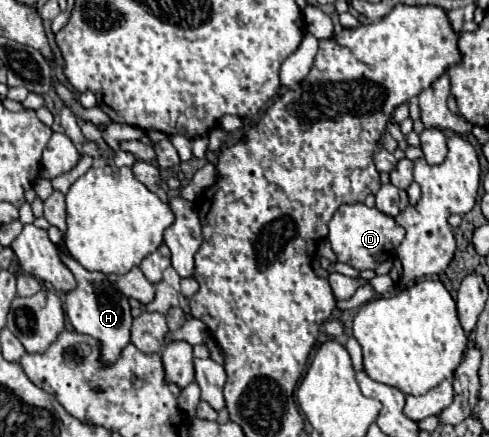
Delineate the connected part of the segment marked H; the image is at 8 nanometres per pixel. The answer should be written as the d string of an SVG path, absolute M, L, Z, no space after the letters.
M62 254L64 264L72 270L76 276L78 288L66 294L66 316L76 332L88 334L100 342L100 362L102 366L116 364L120 352L130 344L130 328L132 328L132 316L130 306L126 302L126 296L120 294L102 272L90 272L84 266L80 266L76 260Z

